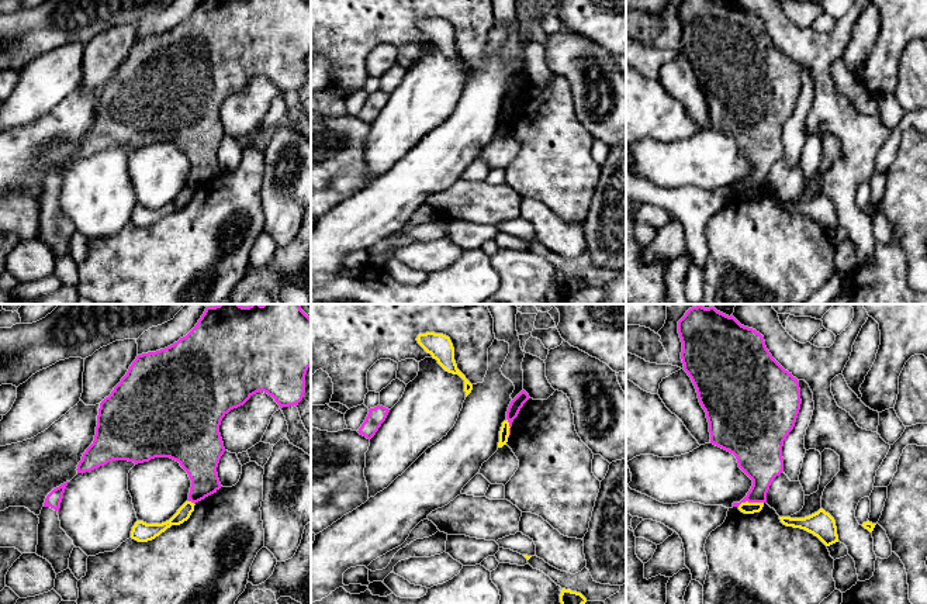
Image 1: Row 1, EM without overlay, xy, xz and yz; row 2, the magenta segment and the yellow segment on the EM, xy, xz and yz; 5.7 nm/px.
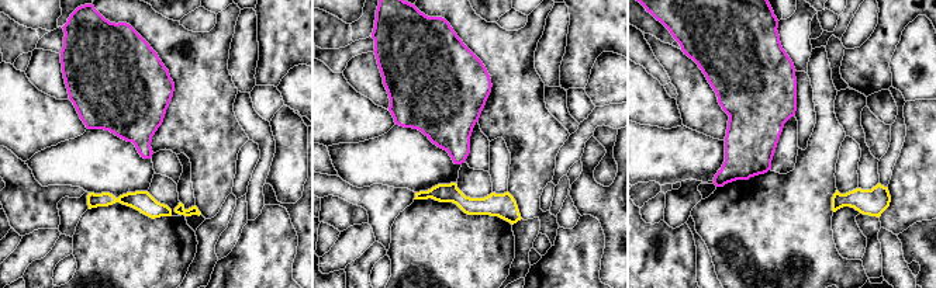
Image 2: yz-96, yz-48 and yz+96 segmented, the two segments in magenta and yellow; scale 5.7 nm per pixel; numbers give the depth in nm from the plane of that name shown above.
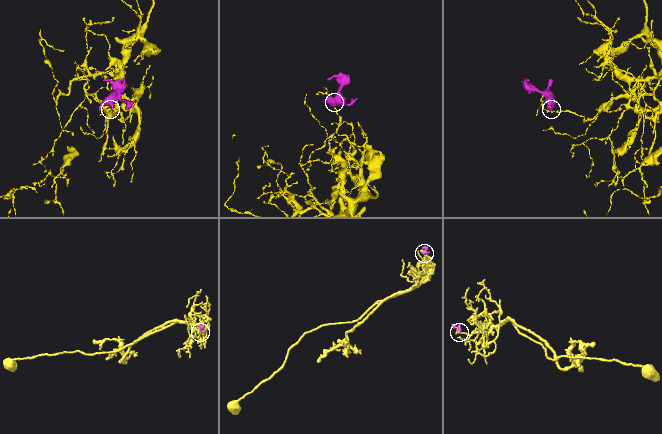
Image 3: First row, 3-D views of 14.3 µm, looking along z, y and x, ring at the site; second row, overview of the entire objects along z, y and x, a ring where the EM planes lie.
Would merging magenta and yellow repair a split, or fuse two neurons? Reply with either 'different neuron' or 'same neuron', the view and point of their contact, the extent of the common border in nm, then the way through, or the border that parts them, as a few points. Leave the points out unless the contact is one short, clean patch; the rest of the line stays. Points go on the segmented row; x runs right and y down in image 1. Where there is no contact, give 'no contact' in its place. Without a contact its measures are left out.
different neuron; contact yz (750, 501); length 150 nm; border yz (763, 501), (742, 501), (737, 506)

